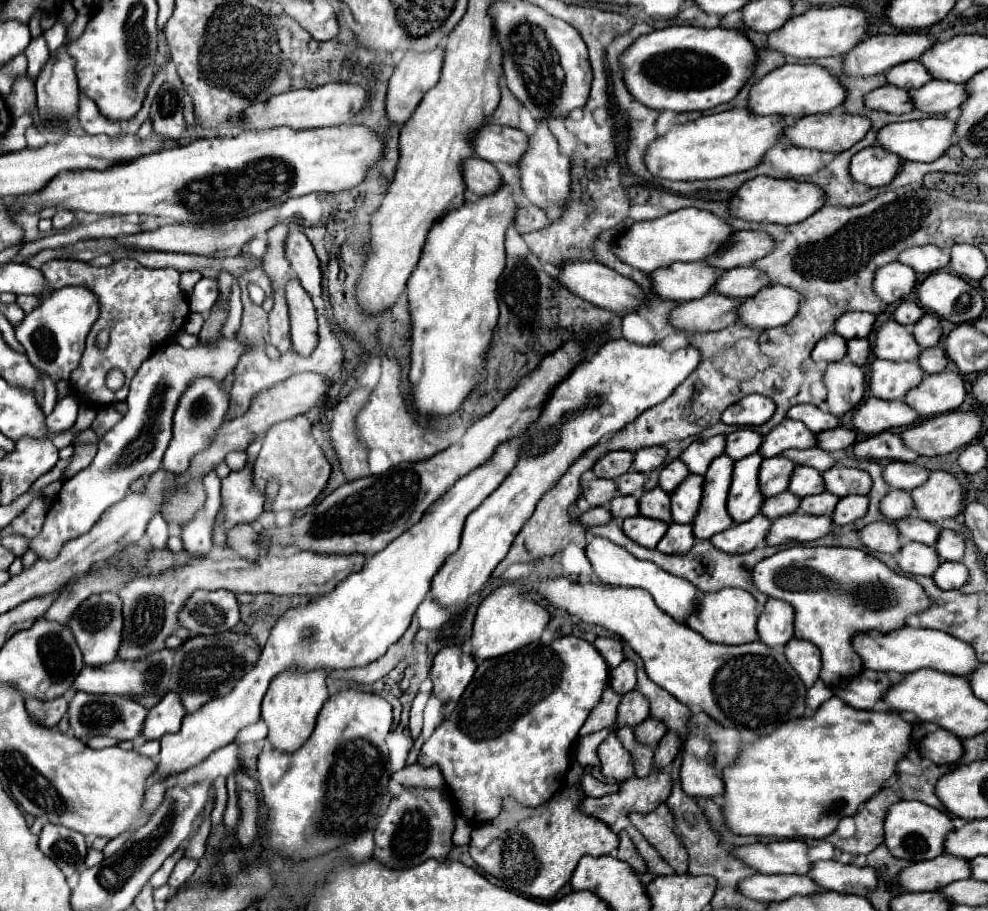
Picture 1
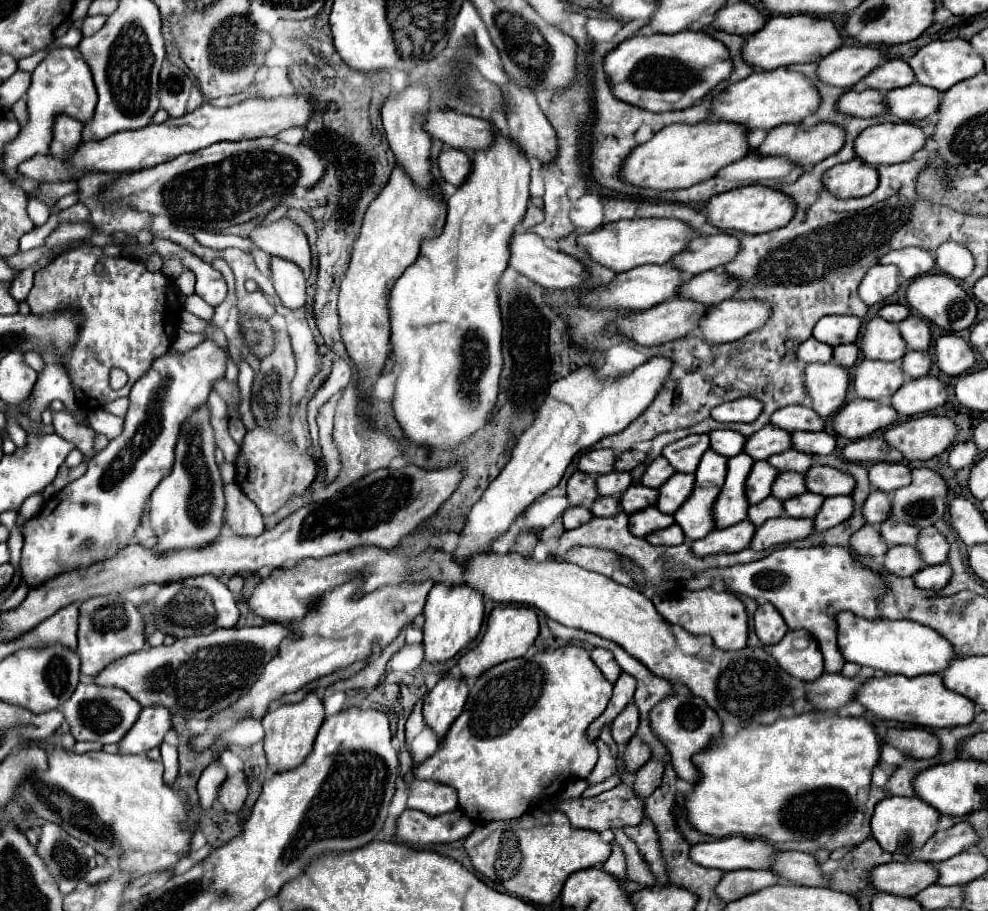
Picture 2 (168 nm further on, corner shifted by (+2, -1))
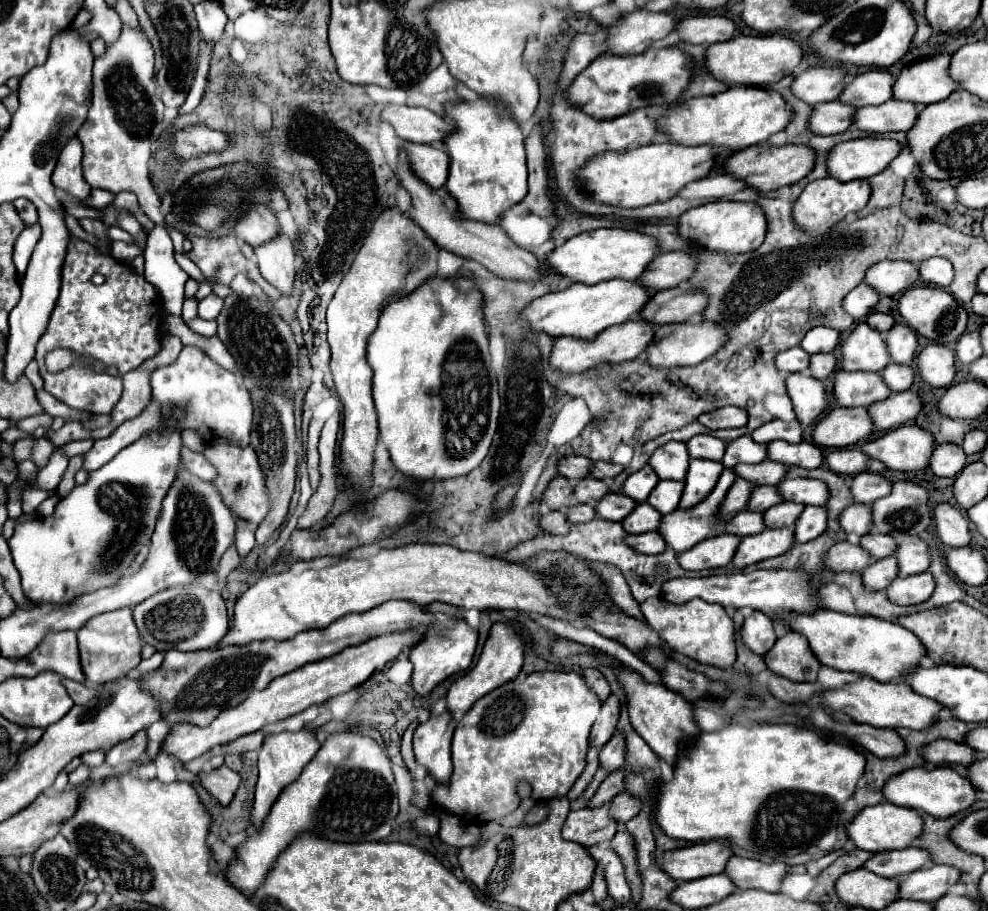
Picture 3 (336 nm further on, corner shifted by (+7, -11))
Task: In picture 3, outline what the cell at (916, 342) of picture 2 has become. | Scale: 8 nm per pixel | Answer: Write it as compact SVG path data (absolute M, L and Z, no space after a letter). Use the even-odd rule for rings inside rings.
M895 324L889 332L887 332L887 348L891 354L891 362L897 364L911 364L915 360L915 352L917 352L917 336L915 332L905 326L905 324Z

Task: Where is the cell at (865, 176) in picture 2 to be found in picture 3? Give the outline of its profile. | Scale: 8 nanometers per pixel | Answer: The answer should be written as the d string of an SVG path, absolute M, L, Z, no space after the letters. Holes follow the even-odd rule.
M823 178L823 180L815 180L811 184L805 186L805 190L801 192L801 196L797 198L795 202L795 212L793 212L793 218L795 222L811 232L813 236L815 234L823 234L827 232L835 222L843 220L847 214L851 212L859 212L867 200L869 200L869 194L871 194L871 186L867 180L849 180L849 182L839 182L837 178Z

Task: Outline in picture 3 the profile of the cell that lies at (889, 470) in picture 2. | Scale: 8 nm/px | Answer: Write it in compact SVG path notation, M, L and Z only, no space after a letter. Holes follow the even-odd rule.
M861 472L853 478L853 484L851 484L853 500L861 502L861 504L871 504L871 502L883 498L883 494L889 494L891 486L893 484L879 474Z

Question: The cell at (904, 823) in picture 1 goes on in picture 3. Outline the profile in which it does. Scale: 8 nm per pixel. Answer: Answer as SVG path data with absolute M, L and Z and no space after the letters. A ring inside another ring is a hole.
M889 802L863 808L853 822L847 826L847 834L853 840L853 844L861 850L867 850L871 854L883 852L883 850L903 850L909 848L915 838L919 838L923 832L923 816L919 810L913 808L901 808Z

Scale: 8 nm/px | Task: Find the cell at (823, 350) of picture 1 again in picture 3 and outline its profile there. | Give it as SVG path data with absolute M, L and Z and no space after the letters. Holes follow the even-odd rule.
M801 346L789 348L789 350L781 352L781 354L777 354L777 358L775 358L777 368L781 372L787 372L787 374L793 374L793 372L809 372L807 370L807 366L811 364L809 360L811 360L811 356Z

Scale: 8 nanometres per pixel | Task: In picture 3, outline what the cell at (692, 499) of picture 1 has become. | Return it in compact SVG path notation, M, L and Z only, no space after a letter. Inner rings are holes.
M661 480L653 492L649 494L647 502L657 510L661 512L663 516L665 514L671 514L679 500L681 500L681 494L683 494L683 482L675 482L675 480Z

